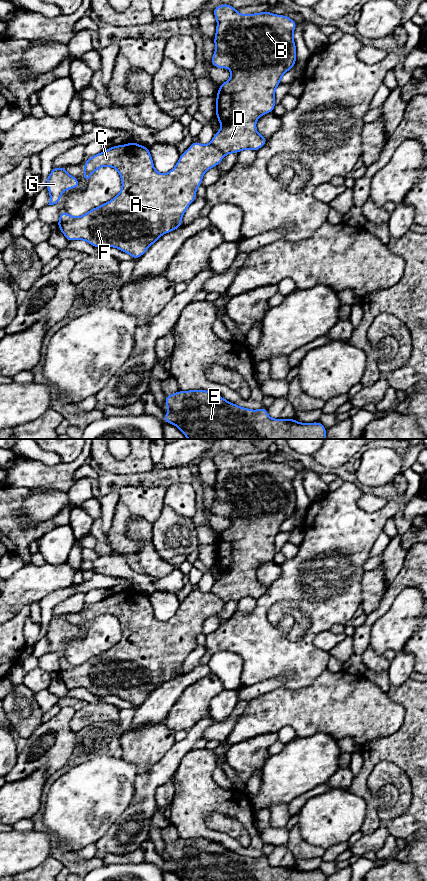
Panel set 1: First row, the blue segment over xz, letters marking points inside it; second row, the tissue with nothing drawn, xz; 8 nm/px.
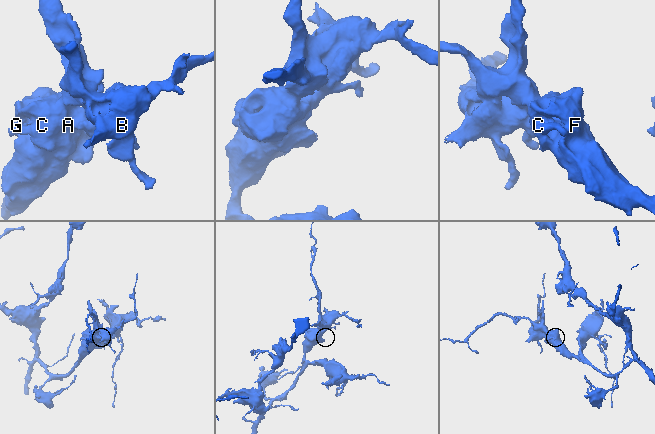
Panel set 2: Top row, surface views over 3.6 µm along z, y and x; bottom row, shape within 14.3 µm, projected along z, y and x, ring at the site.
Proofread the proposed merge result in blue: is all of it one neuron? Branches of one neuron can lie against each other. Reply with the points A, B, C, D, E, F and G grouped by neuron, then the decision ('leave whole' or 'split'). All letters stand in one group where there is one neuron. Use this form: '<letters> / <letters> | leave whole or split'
A C E F G / B D | split

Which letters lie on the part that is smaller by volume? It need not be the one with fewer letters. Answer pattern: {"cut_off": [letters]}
{"cut_off": ["B", "D"]}

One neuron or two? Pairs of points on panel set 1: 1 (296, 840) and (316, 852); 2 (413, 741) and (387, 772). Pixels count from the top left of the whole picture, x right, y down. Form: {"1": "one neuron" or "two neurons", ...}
{"1": "one neuron", "2": "two neurons"}

